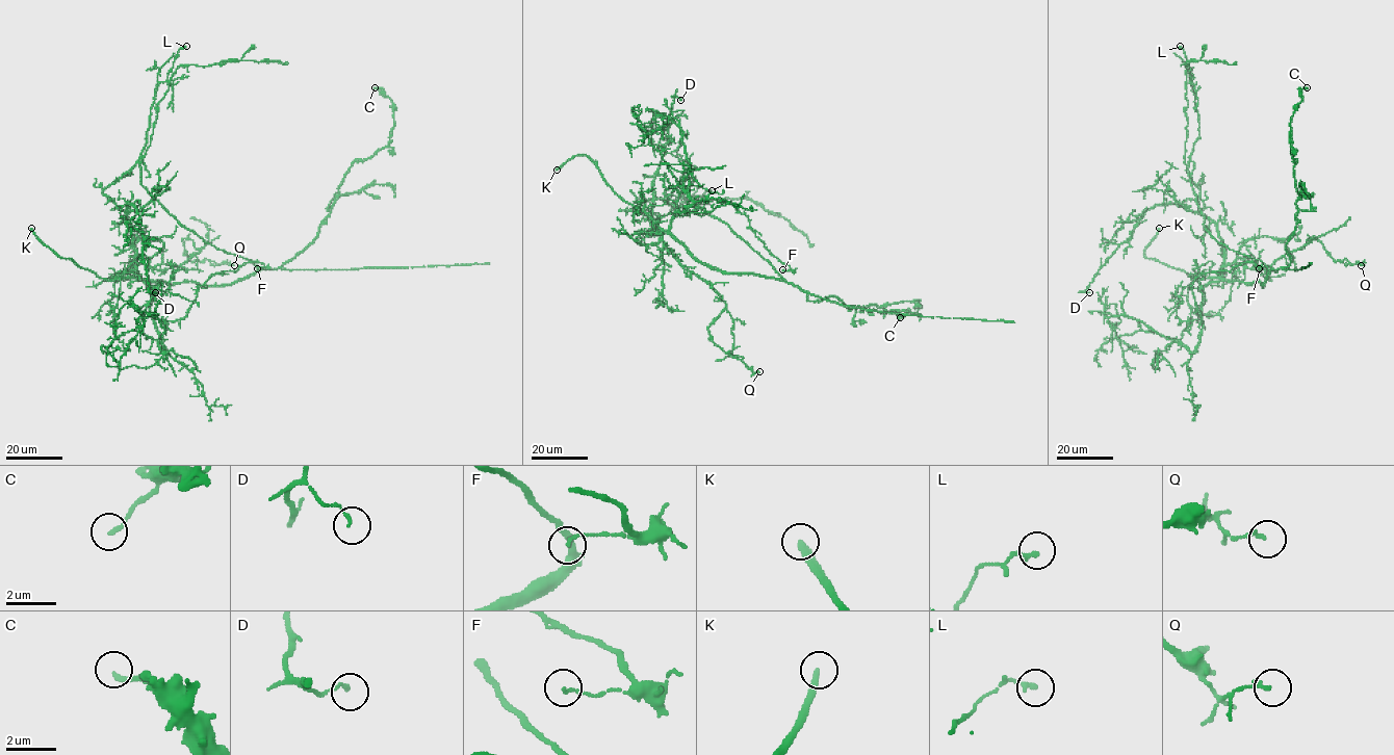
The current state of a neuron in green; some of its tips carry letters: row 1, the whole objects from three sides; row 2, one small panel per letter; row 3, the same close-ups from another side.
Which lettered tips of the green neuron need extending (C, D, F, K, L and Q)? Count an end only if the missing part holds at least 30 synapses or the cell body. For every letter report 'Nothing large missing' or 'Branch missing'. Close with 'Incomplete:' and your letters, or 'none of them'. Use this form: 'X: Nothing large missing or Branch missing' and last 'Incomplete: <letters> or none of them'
C: Nothing large missing
D: Nothing large missing
F: Nothing large missing
K: Nothing large missing
L: Nothing large missing
Q: Nothing large missing
Incomplete: none of them

